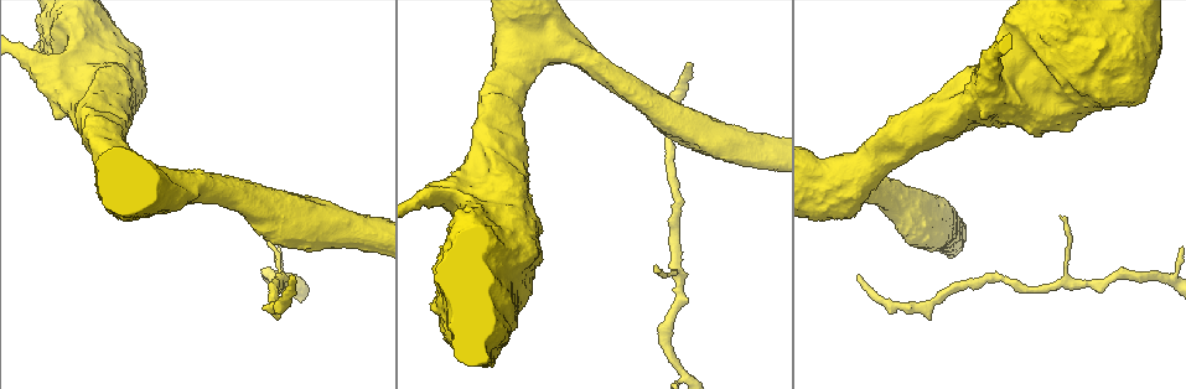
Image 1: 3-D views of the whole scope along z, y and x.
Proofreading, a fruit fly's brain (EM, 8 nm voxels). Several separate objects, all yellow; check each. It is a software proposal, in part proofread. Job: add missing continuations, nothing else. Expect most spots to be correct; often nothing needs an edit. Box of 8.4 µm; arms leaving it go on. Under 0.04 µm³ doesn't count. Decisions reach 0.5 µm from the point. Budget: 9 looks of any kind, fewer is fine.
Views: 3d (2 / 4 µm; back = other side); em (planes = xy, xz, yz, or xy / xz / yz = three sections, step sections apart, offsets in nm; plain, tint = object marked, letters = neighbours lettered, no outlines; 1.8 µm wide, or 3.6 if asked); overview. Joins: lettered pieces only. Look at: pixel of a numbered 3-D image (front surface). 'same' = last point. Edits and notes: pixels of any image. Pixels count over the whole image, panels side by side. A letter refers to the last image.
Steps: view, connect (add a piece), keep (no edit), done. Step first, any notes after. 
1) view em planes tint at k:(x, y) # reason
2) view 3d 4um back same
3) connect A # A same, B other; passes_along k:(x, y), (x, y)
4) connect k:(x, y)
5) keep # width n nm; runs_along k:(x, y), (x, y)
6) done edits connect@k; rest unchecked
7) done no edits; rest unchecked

view 3d 4um at 1:(1140, 102) # an open end

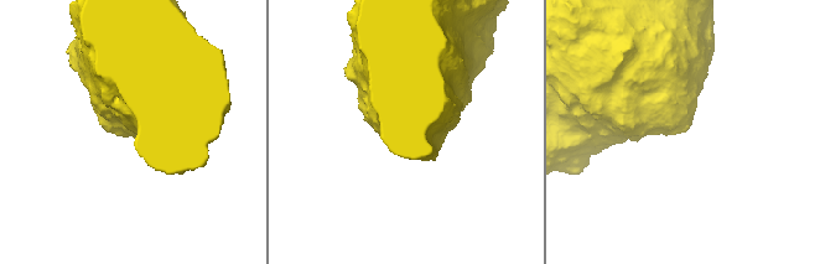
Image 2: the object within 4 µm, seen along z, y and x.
view em 3.6um planes letters at 2:(686, 124)

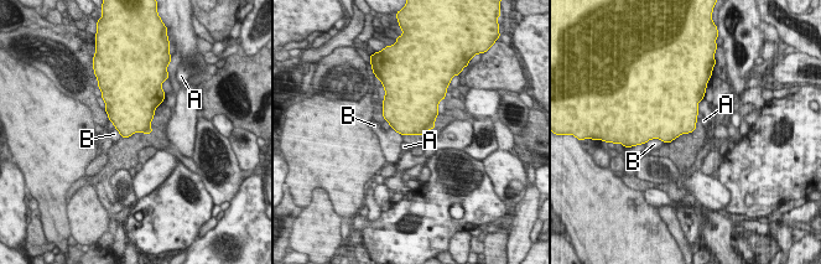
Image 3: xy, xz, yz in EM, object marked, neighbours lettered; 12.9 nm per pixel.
keep # longest_contact B 220 nm; A other, B other; no lettered piece goes on from it

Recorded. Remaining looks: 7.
view 3d 2um back at 1:(653, 265) # thin end

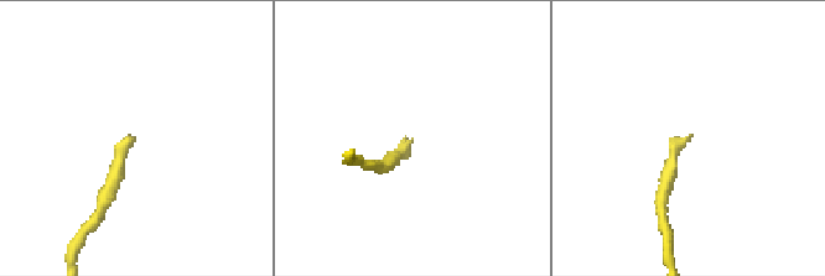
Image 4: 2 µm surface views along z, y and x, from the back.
view em planes letters at 4:(410, 143)

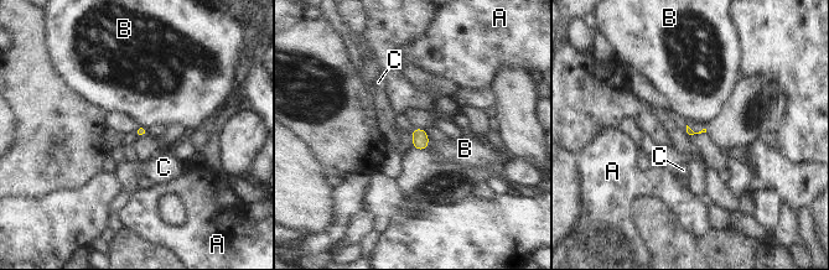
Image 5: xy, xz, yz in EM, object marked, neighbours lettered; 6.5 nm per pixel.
keep # A other, B other, C other; no lettered piece goes on from it

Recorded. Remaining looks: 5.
view 3d 2um at 1:(856, 278) # long arm stops here

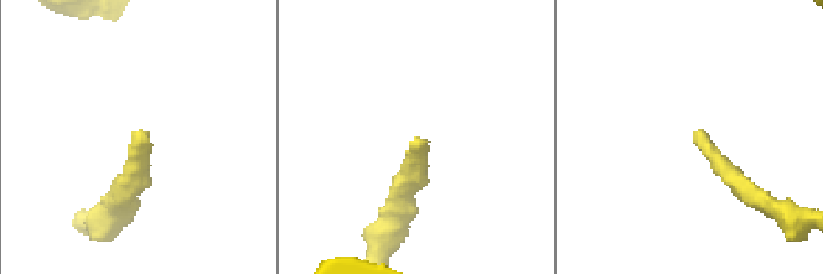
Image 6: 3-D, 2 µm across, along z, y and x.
view em planes letters at 6:(695, 131) # need the tissue

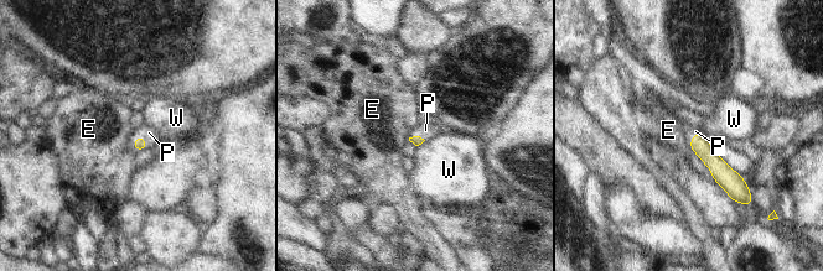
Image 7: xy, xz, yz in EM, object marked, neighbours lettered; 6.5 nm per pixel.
connect P # E other, P same, W other; the neuron continues

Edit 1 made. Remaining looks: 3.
done edits connect@7; rest unchecked

